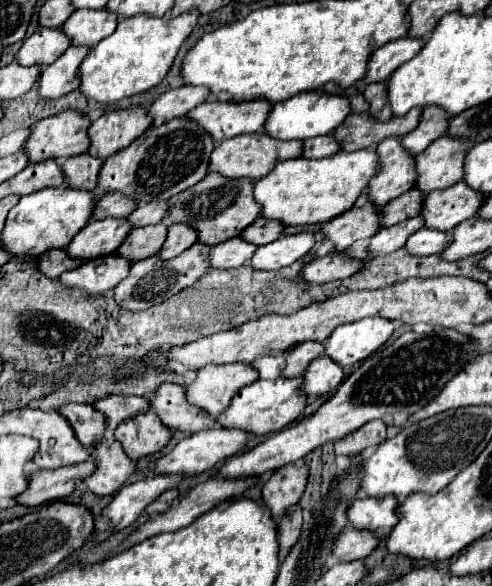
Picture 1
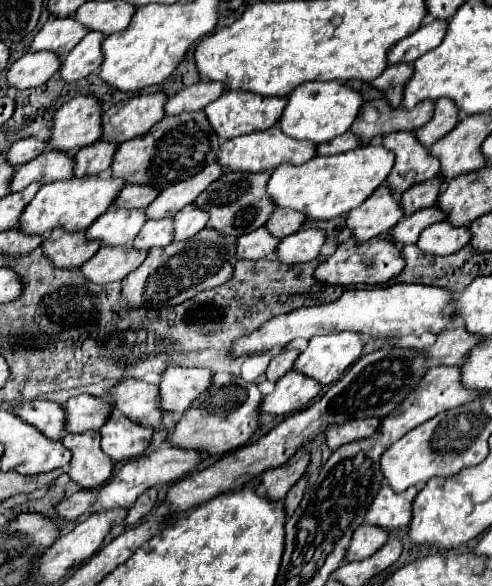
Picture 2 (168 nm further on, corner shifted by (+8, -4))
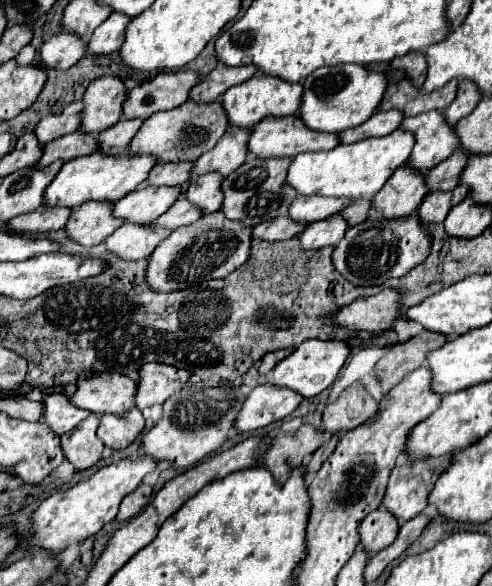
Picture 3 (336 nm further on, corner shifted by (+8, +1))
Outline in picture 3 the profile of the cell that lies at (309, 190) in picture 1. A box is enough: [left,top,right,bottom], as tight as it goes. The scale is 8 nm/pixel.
[287,129,415,199]

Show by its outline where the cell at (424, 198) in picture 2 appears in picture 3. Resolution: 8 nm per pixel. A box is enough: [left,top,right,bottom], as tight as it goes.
[427,149,467,191]

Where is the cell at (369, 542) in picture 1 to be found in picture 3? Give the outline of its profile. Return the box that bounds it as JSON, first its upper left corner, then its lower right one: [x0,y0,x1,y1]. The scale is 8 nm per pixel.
[359,509,399,555]

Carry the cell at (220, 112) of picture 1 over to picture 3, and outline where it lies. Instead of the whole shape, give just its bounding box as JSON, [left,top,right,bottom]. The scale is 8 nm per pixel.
[221,75,303,127]

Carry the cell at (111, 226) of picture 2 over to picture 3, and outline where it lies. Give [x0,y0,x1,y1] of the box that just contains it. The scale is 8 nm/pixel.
[113,185,185,225]

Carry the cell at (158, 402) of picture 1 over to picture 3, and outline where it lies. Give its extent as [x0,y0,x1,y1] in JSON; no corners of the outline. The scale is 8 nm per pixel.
[71,373,137,415]

